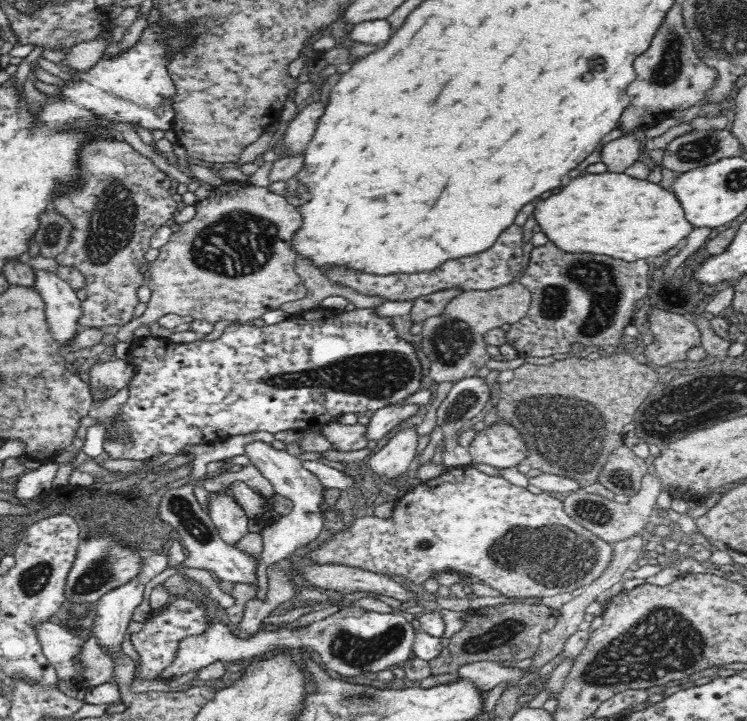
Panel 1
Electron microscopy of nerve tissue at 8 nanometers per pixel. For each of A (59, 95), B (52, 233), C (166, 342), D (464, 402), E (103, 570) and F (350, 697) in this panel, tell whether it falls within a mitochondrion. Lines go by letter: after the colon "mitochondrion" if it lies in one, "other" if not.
A: other
B: mitochondrion
C: other
D: mitochondrion
E: mitochondrion
F: mitochondrion

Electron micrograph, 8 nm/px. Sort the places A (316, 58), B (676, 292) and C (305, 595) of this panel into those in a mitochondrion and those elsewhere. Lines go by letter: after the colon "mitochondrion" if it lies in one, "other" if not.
A: other
B: mitochondrion
C: other

